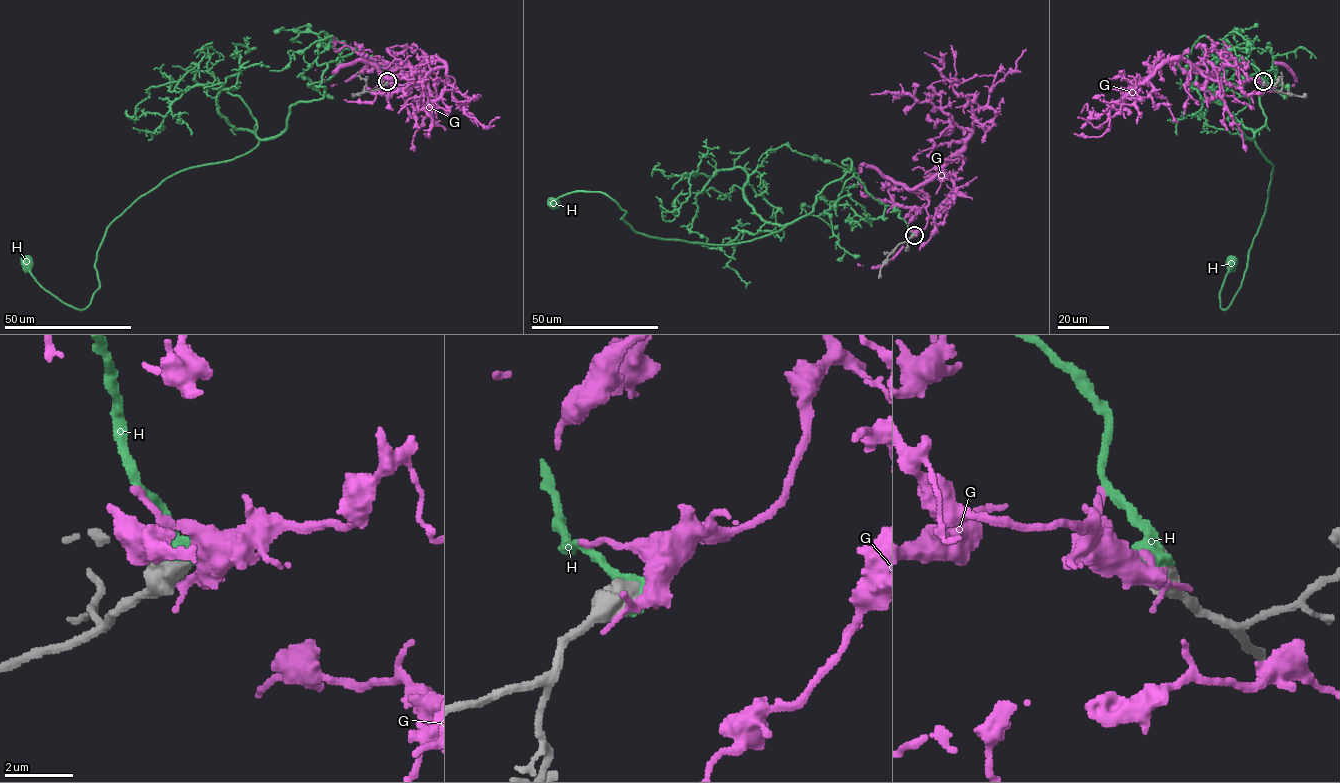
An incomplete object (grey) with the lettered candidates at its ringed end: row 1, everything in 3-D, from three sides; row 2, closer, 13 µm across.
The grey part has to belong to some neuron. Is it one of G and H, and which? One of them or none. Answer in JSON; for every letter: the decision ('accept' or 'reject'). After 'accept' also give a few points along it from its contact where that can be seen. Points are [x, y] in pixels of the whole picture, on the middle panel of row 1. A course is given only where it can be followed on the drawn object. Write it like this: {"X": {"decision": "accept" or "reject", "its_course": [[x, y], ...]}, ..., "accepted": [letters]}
{"G": {"decision": "reject"}, "H": {"decision": "accept", "its_course": [[914, 235], [848, 159], [808, 214], [730, 244], [634, 231], [597, 191], [553, 204]]}, "accepted": ["H"]}

